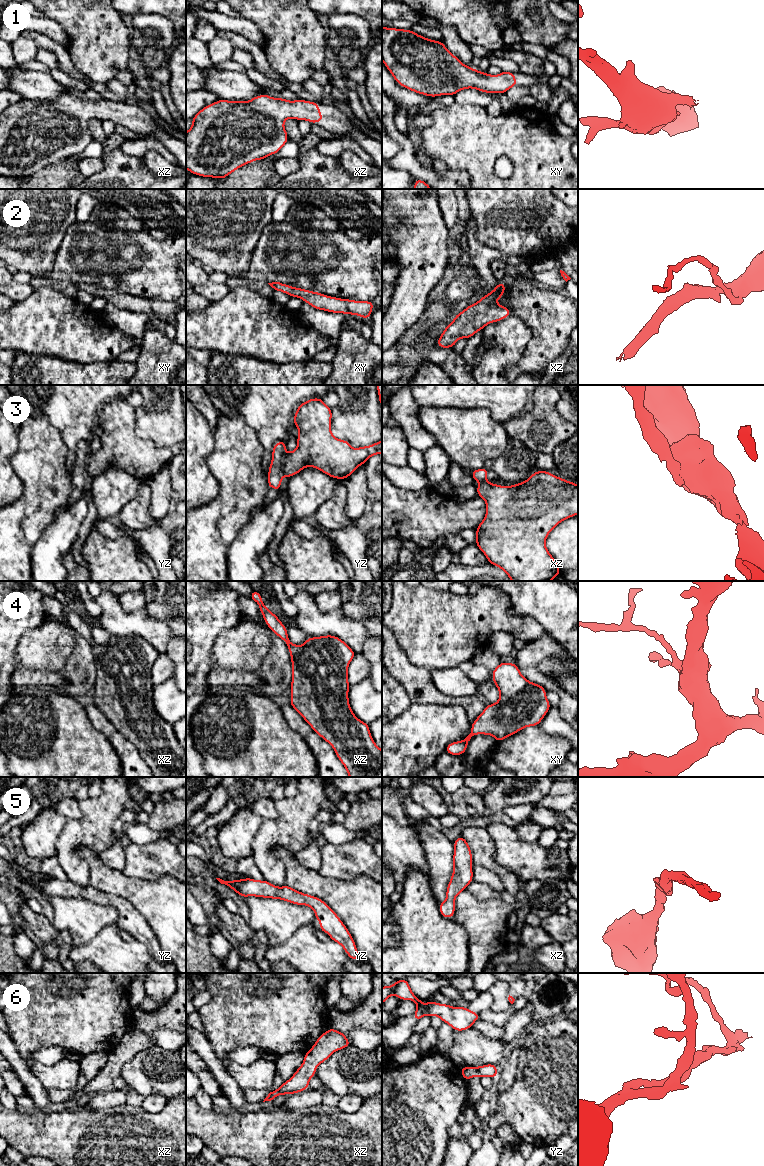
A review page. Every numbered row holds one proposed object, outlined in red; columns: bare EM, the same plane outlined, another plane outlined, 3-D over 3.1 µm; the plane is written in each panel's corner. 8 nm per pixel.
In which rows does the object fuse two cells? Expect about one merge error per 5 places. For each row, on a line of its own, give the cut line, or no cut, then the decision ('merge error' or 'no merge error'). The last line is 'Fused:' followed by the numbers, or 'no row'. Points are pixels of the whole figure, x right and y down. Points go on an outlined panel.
1: cut none; no merge error
2: cut none; no merge error
3: cut yz (284, 459), (282, 475); merge error
4: cut none; no merge error
5: cut none; no merge error
6: cut none; no merge error
Fused: 3

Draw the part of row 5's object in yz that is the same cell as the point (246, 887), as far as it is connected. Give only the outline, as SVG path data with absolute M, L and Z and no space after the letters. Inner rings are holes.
M216 878L221 884L229 886L242 898L254 896L280 899L294 905L310 906L315 918L320 922L320 931L328 933L330 940L340 944L349 958L356 961L360 958L353 937L339 916L320 898L304 894L288 885L278 887L266 879L258 881L252 878L224 881Z

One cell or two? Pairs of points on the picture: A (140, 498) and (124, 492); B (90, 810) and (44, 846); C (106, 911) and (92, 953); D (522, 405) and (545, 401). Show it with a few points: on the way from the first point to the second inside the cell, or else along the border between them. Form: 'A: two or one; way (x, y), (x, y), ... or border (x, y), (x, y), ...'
A: two; border (140, 484), (137, 494), (119, 513)
B: two; border (67, 819), (56, 842), (55, 855)
C: two; border (116, 926), (104, 926), (88, 942), (80, 945)
D: two; border (534, 395), (533, 408), (526, 413), (514, 417)

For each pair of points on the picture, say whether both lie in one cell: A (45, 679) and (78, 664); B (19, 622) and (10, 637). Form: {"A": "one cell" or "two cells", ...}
{"A": "one cell", "B": "one cell"}

